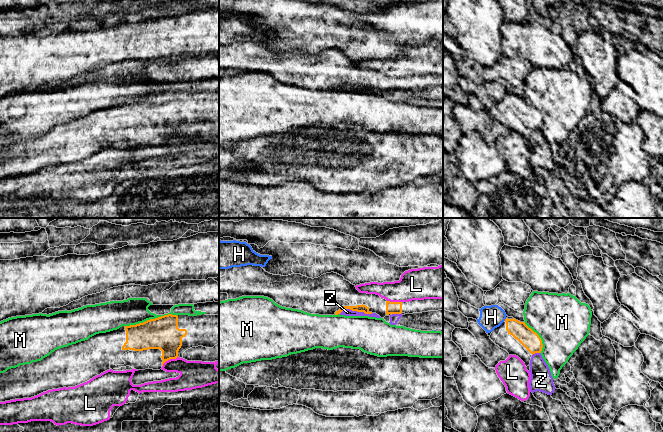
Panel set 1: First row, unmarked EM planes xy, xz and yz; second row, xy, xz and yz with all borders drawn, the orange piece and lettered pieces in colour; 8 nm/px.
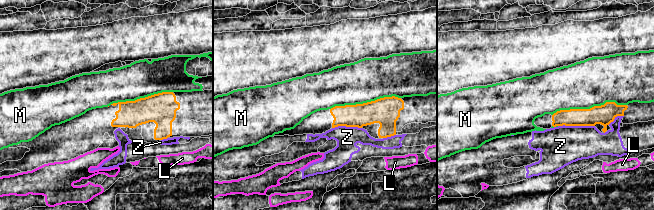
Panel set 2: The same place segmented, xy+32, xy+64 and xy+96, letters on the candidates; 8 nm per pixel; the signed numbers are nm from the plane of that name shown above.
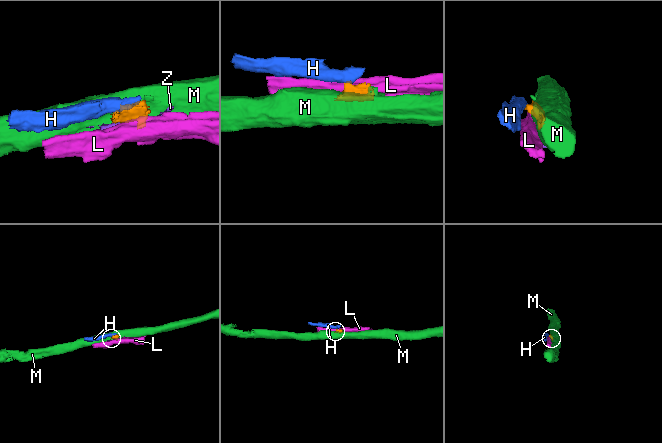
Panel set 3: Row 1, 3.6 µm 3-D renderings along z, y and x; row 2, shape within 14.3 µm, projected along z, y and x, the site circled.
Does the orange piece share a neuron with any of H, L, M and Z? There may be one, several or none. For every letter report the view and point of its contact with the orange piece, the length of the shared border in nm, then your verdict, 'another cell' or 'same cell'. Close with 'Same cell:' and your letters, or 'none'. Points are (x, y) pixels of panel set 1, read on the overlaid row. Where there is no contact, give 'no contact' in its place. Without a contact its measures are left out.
H: meets orange in yz at (505, 319); contact 30 nm long; another cell
L: meets orange in xy at (169, 359); contact 150 nm long; another cell
M: meets orange in xy at (151, 319); contact 440 nm long; another cell
Z: meets orange in xz at (356, 310); contact 280 nm long; another cell
Same cell: none

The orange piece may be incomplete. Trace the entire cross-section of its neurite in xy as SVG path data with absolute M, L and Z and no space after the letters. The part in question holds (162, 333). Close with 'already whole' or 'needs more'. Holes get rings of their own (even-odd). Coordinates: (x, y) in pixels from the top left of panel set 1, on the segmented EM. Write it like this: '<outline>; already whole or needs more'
M168 314L59 348L41 361L0 373L0 402L31 398L52 389L75 387L110 369L160 370L166 361L177 357L187 361L219 361L219 315Z; needs more

